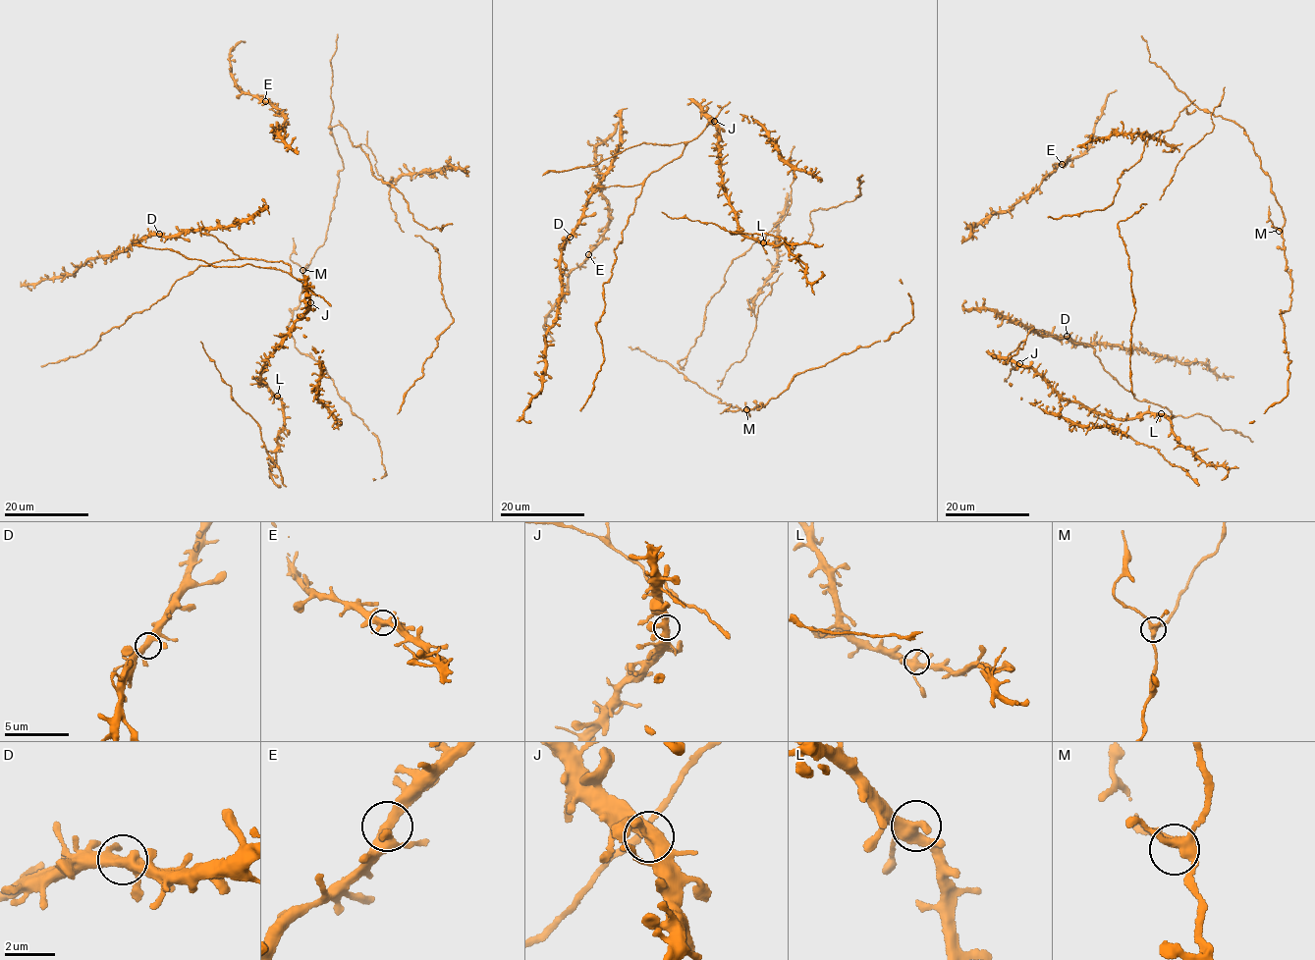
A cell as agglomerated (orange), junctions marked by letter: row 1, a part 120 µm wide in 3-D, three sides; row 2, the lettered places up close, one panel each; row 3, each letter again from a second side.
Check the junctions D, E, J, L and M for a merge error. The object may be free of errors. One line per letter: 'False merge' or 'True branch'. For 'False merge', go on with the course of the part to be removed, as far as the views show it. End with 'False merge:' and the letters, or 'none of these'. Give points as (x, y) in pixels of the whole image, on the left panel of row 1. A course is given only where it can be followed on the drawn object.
D: True branch
E: True branch
J: True branch
L: True branch
M: True branch
False merge: none of these

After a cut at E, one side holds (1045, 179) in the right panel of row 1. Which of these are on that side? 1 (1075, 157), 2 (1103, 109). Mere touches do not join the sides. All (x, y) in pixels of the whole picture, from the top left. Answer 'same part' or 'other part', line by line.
1: other part
2: other part

